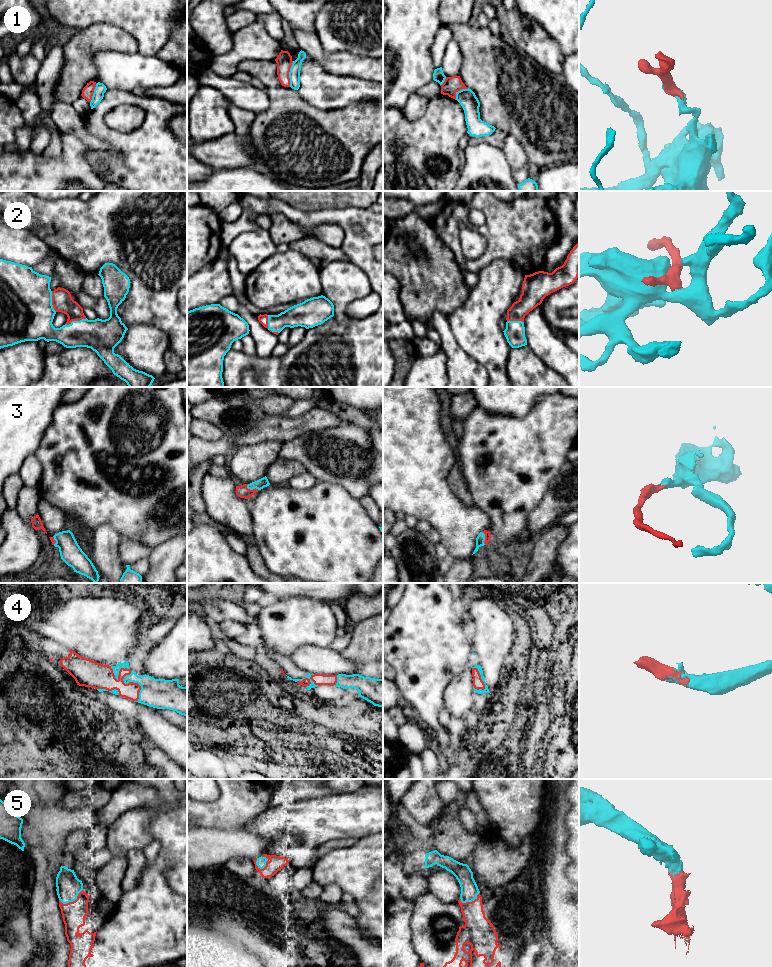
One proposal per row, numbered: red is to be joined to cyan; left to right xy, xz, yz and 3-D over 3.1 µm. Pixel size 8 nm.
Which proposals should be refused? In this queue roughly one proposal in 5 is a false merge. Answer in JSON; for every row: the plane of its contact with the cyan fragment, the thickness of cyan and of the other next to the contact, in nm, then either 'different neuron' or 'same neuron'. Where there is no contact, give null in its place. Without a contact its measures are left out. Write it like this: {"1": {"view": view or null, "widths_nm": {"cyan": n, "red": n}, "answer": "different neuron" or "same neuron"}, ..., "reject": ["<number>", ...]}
{"1": {"view": "xz", "widths_nm": {"cyan": 90, "red": 130}, "answer": "different neuron"}, "2": {"view": "xz", "widths_nm": {"cyan": 170, "red": 80}, "answer": "same neuron"}, "3": {"view": "xz", "widths_nm": {"cyan": 80, "red": 100}, "answer": "same neuron"}, "4": {"view": "xy", "widths_nm": {"cyan": 240, "red": 180}, "answer": "same neuron"}, "5": {"view": "xz", "widths_nm": {"cyan": 80, "red": 120}, "answer": "same neuron"}, "reject": ["1"]}

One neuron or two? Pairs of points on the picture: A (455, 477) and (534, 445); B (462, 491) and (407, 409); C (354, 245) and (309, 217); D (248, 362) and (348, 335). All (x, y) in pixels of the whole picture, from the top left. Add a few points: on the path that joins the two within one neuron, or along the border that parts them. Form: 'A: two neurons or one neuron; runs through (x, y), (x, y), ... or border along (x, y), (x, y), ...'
A: two neurons; border along (458, 460), (466, 488), (471, 496)
B: two neurons; border along (457, 460), (447, 477), (447, 483), (455, 495)
C: one neuron; runs through (350, 231), (338, 217), (323, 217)
D: one neuron; runs through (273, 364), (319, 361), (323, 357)

